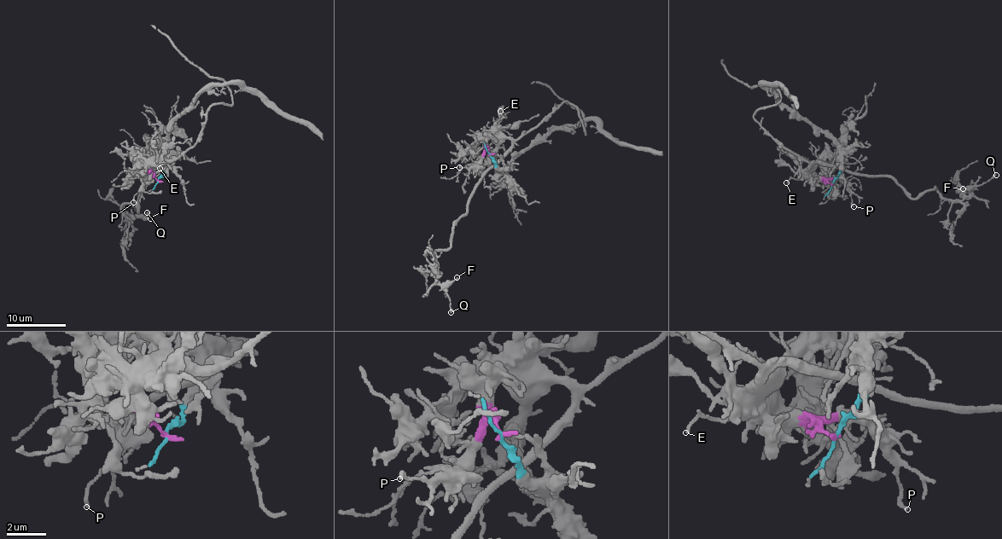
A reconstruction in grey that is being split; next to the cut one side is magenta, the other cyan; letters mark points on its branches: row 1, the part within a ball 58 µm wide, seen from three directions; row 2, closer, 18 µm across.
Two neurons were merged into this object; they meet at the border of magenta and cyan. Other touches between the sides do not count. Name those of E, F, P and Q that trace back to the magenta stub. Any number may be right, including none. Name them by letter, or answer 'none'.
E, F, P, Q

